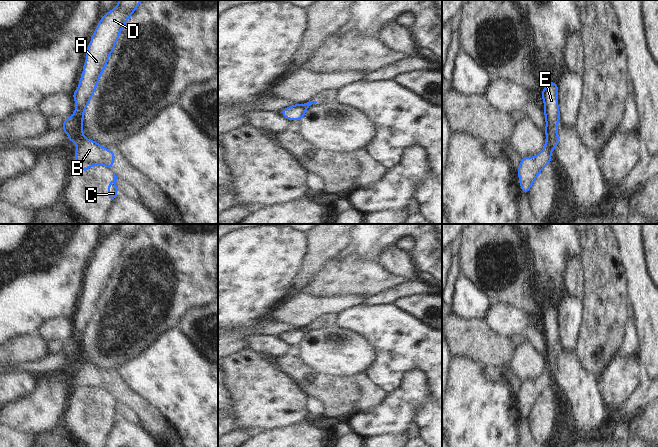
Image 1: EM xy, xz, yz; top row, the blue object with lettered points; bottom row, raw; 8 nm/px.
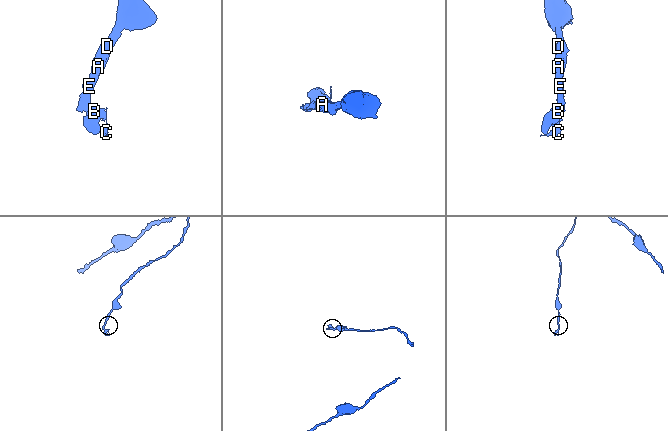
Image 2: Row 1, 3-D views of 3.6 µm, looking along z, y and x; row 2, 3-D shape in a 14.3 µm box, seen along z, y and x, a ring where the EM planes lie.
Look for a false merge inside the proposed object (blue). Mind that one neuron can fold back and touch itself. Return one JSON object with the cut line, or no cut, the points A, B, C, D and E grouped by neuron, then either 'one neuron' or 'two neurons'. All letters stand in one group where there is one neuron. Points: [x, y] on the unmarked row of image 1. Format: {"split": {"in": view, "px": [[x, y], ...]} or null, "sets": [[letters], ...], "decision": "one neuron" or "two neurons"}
{"split": {"in": "yz", "px": [[546, 361], [552, 372]]}, "sets": [["A", "D", "E"], ["B", "C"]], "decision": "two neurons"}

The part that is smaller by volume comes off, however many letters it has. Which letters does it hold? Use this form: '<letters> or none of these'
B, C.

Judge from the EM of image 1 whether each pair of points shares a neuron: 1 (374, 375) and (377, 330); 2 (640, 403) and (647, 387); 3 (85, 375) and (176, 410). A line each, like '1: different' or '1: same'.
1: same
2: same
3: different

